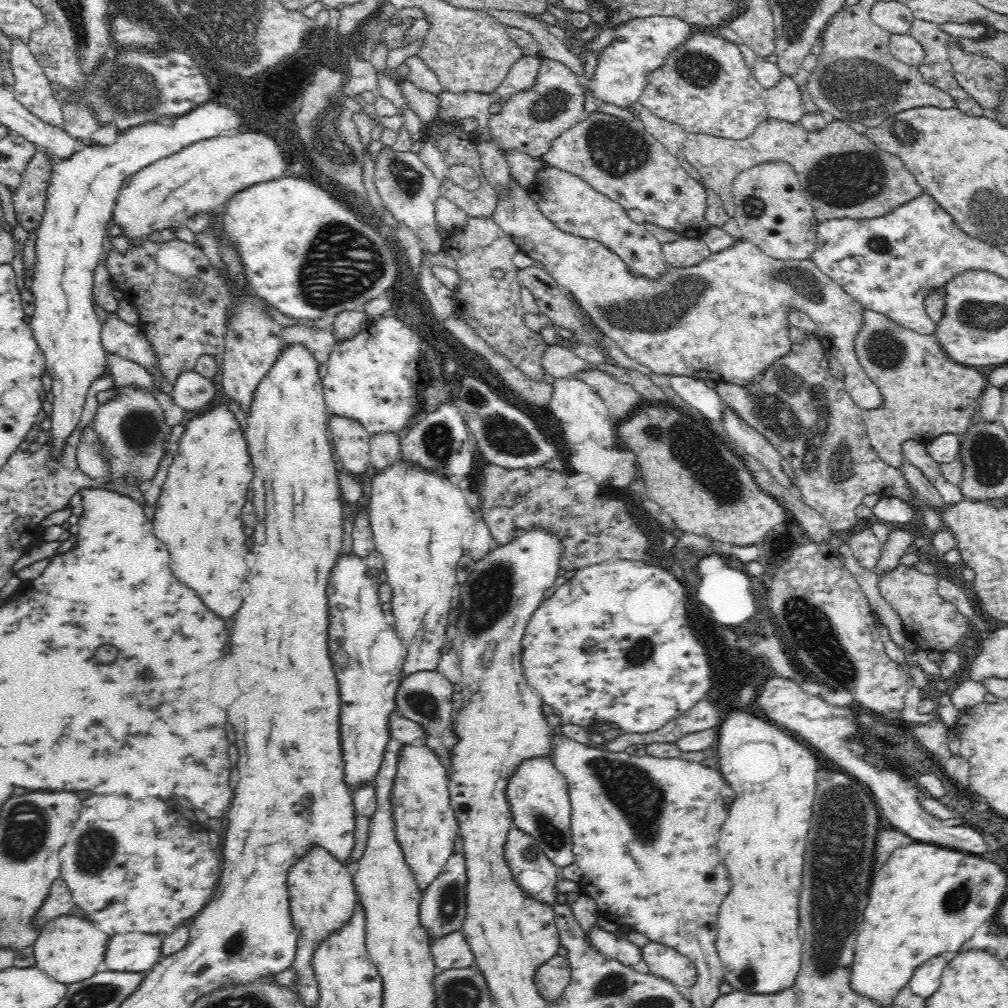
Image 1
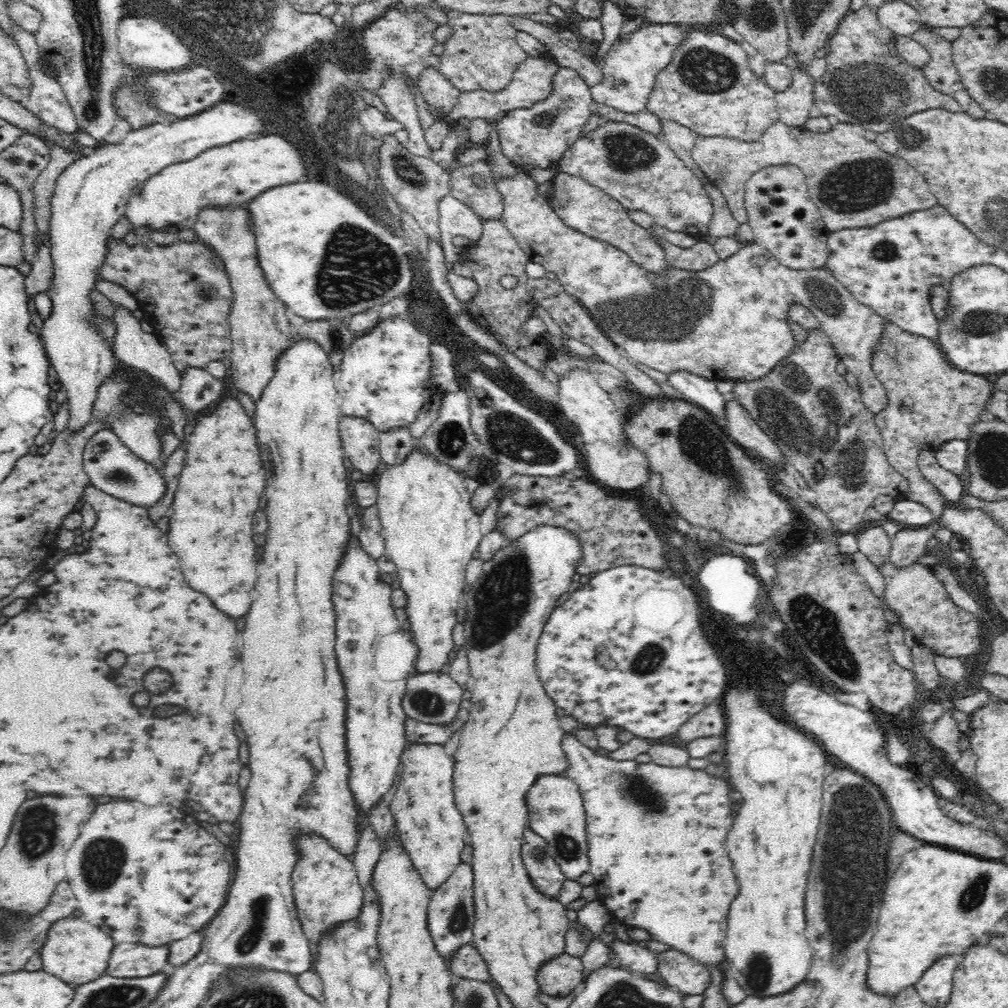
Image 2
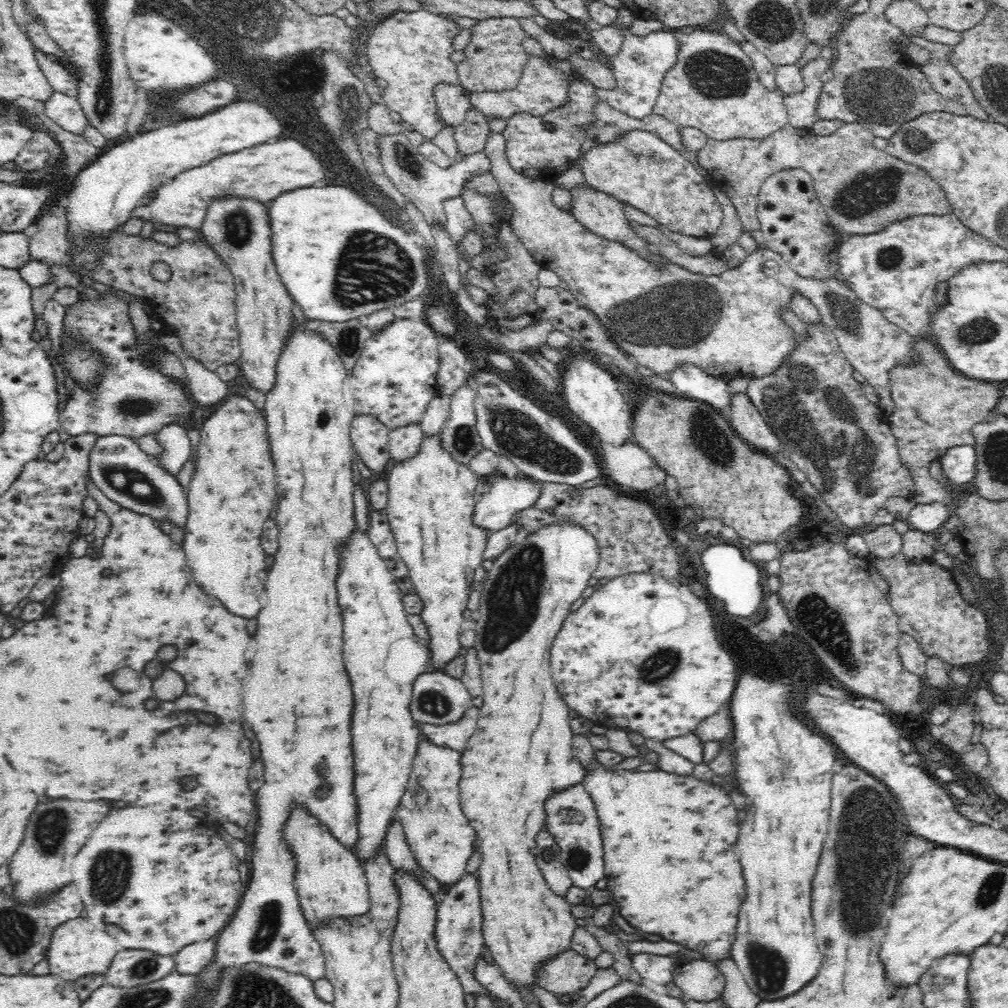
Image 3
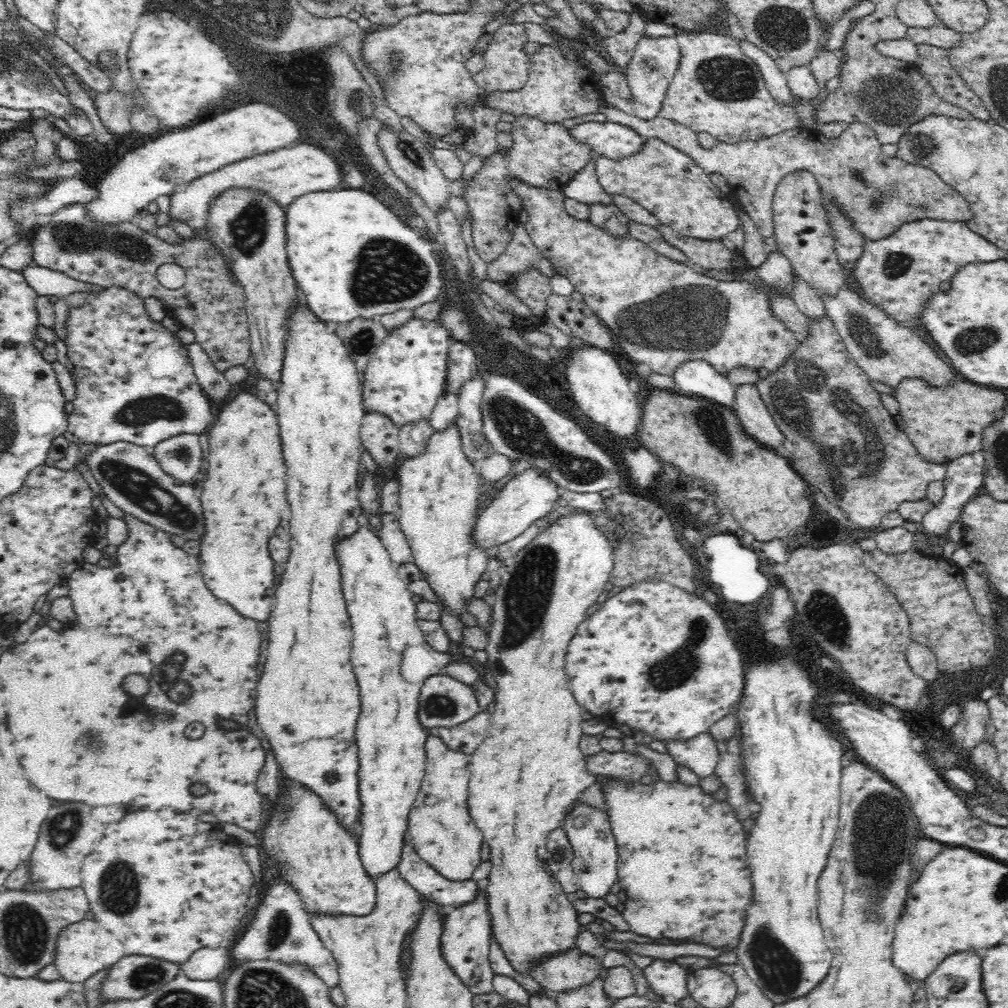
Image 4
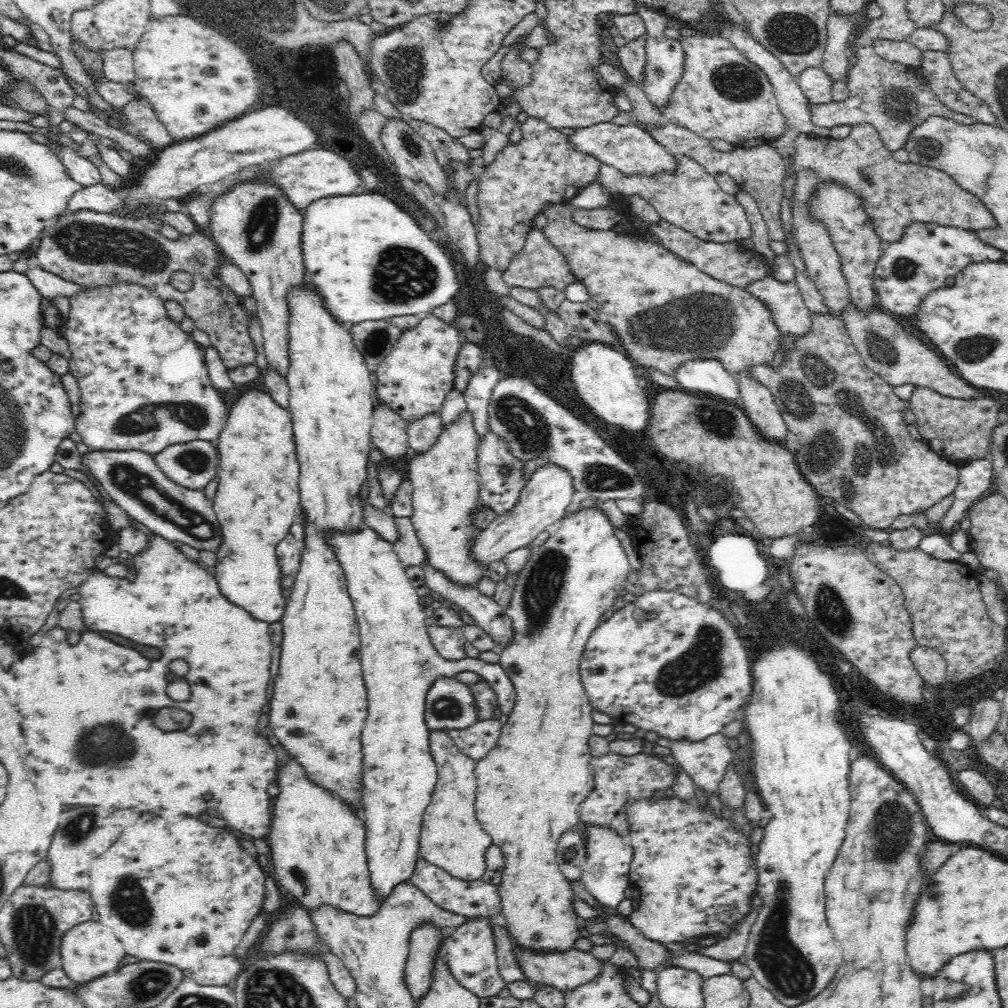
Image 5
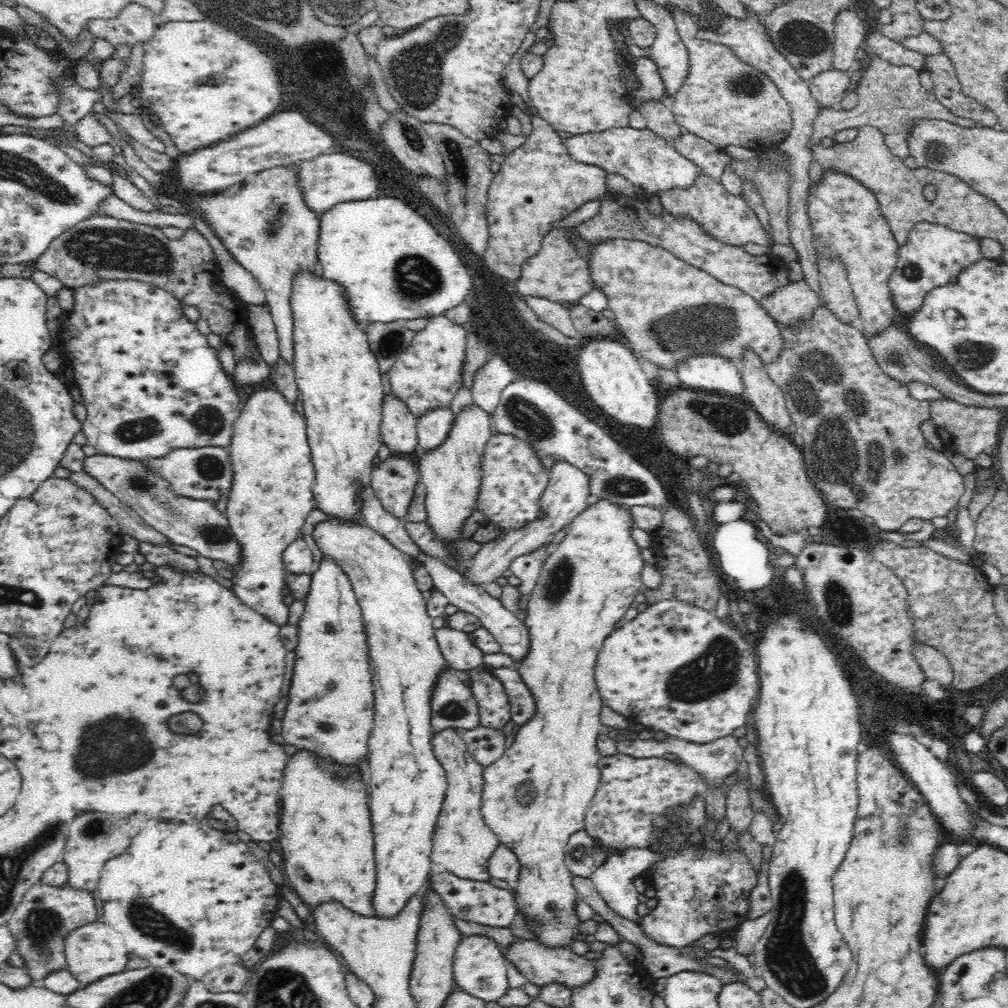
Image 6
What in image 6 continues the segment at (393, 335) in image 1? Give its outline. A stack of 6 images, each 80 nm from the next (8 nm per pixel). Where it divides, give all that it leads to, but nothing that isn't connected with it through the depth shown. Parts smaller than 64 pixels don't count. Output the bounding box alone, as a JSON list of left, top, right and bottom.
[388,316,467,415]

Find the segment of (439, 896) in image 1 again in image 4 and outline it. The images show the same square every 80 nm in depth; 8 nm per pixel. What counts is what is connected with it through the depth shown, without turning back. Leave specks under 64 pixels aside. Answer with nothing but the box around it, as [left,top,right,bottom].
[440,899,496,995]

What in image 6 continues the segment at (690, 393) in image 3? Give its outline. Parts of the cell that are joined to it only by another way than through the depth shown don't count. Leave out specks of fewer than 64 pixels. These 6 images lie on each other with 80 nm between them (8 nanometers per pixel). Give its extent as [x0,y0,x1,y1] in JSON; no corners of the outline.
[677,353,744,398]

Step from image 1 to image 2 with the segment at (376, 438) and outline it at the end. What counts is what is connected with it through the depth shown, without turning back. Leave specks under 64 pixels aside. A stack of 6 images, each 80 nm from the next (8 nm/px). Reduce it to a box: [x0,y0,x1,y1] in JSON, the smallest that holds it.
[380,427,415,465]

